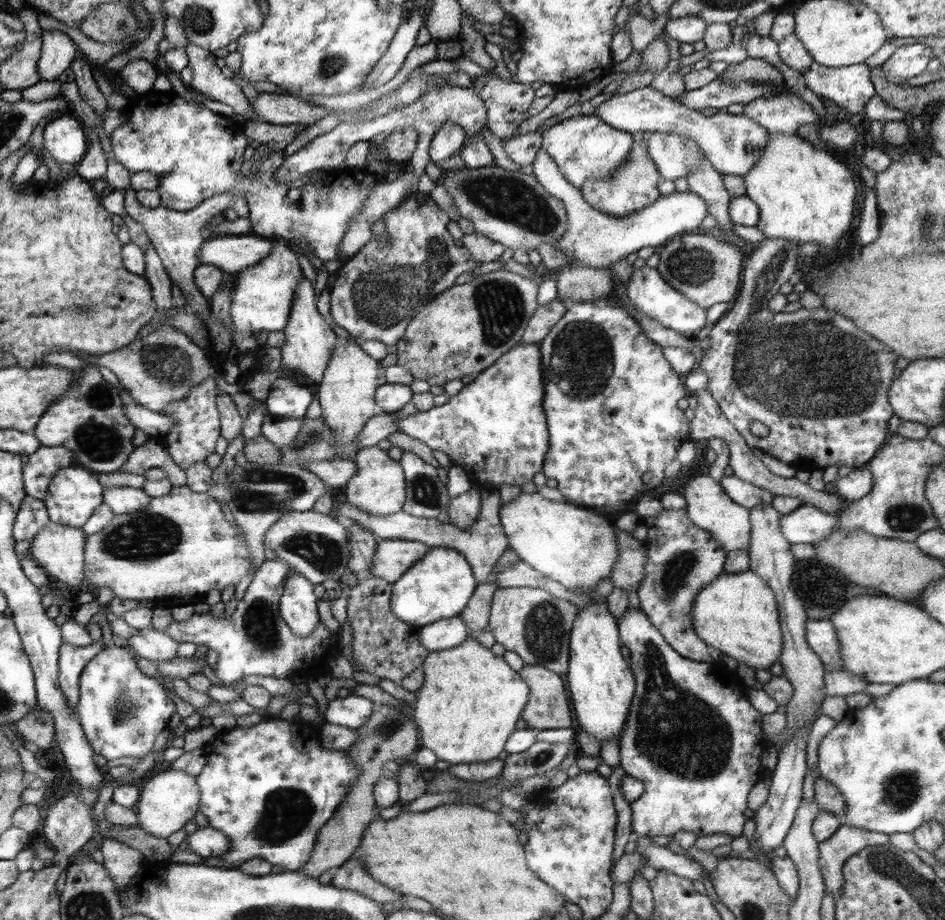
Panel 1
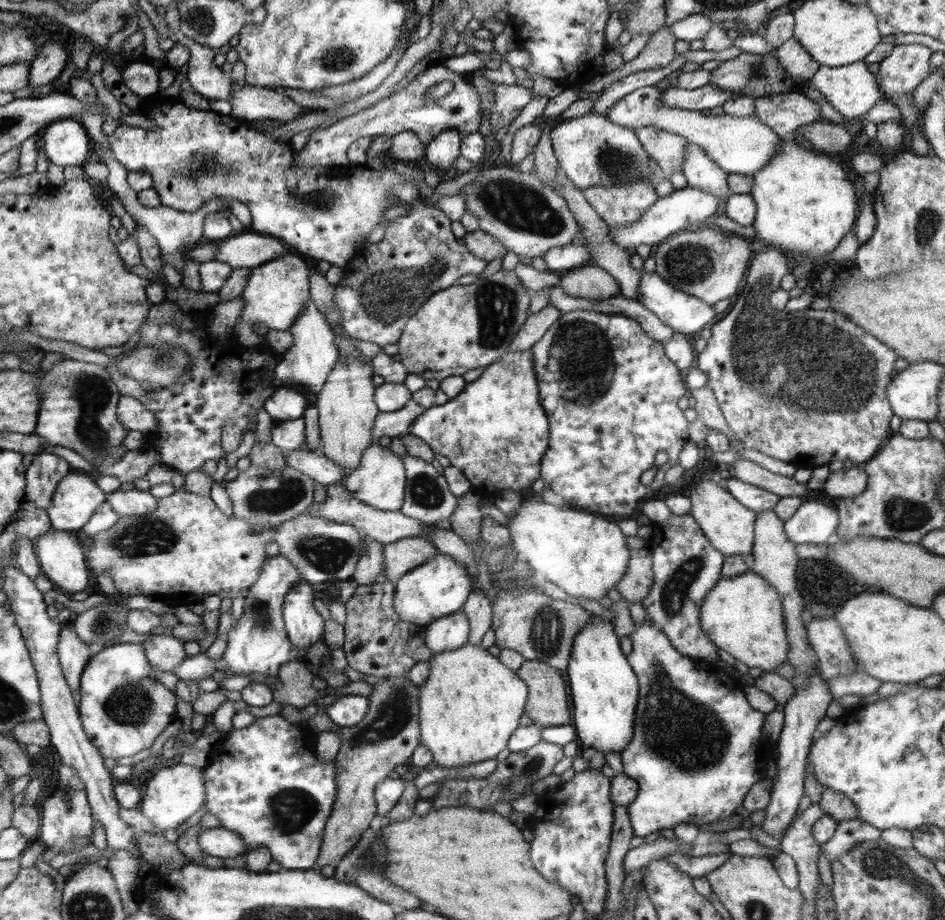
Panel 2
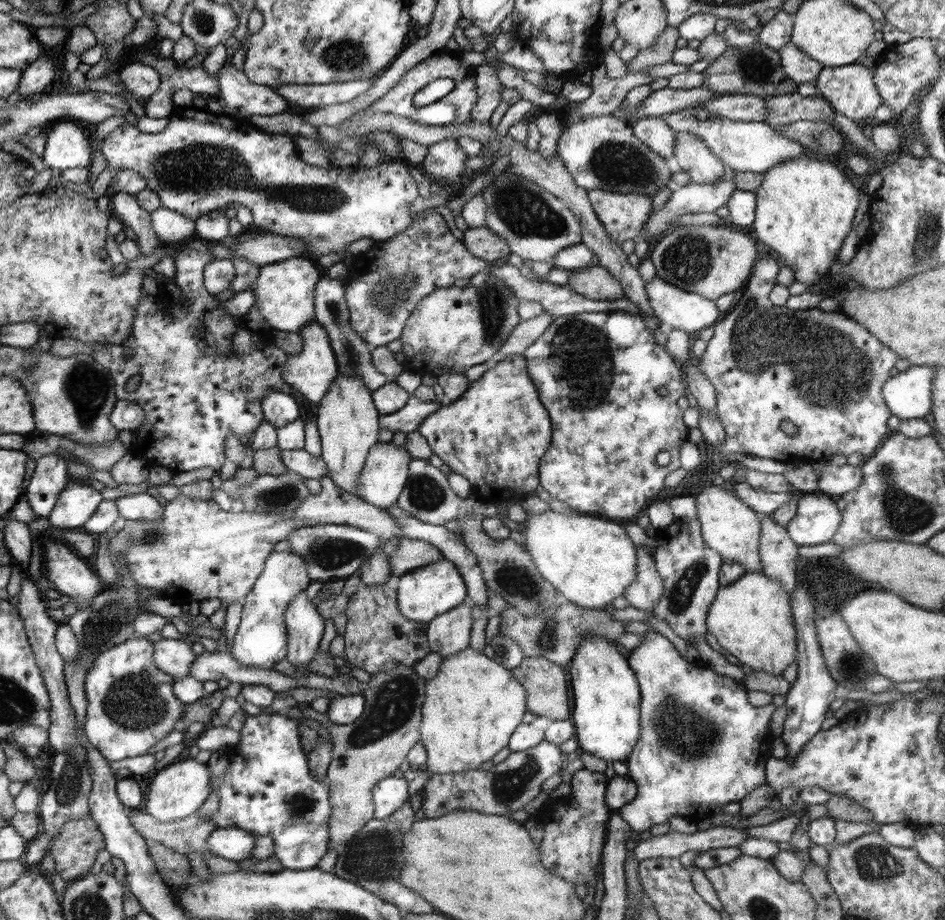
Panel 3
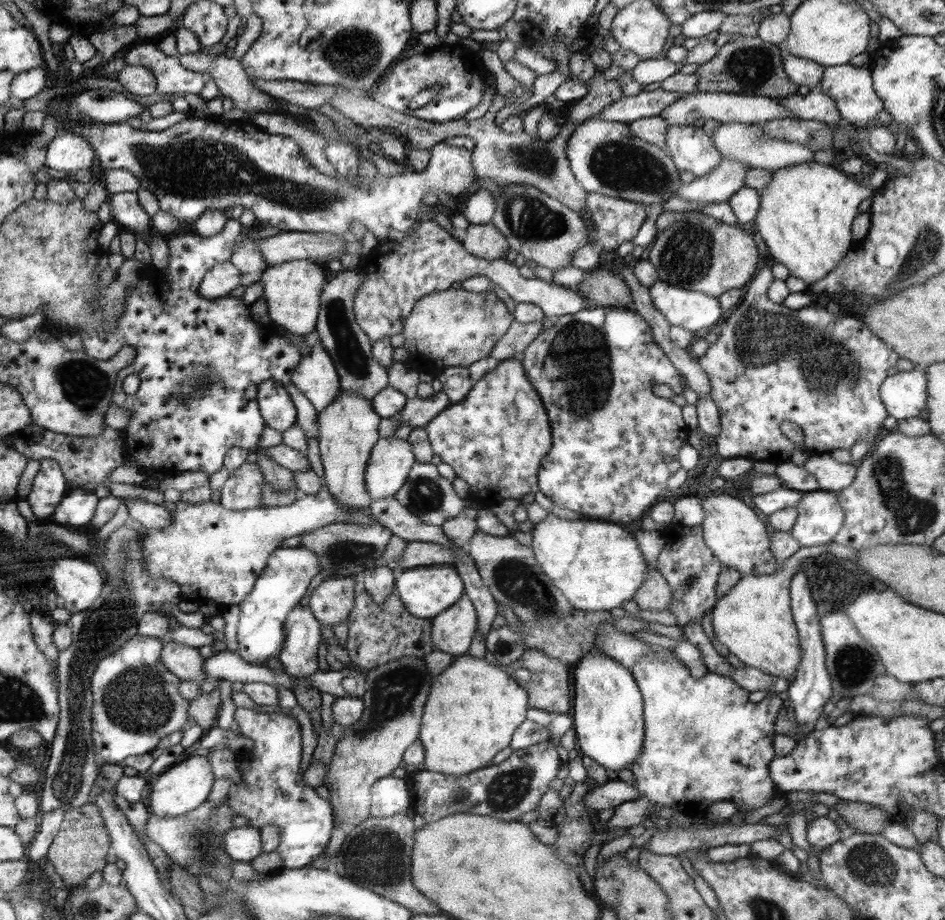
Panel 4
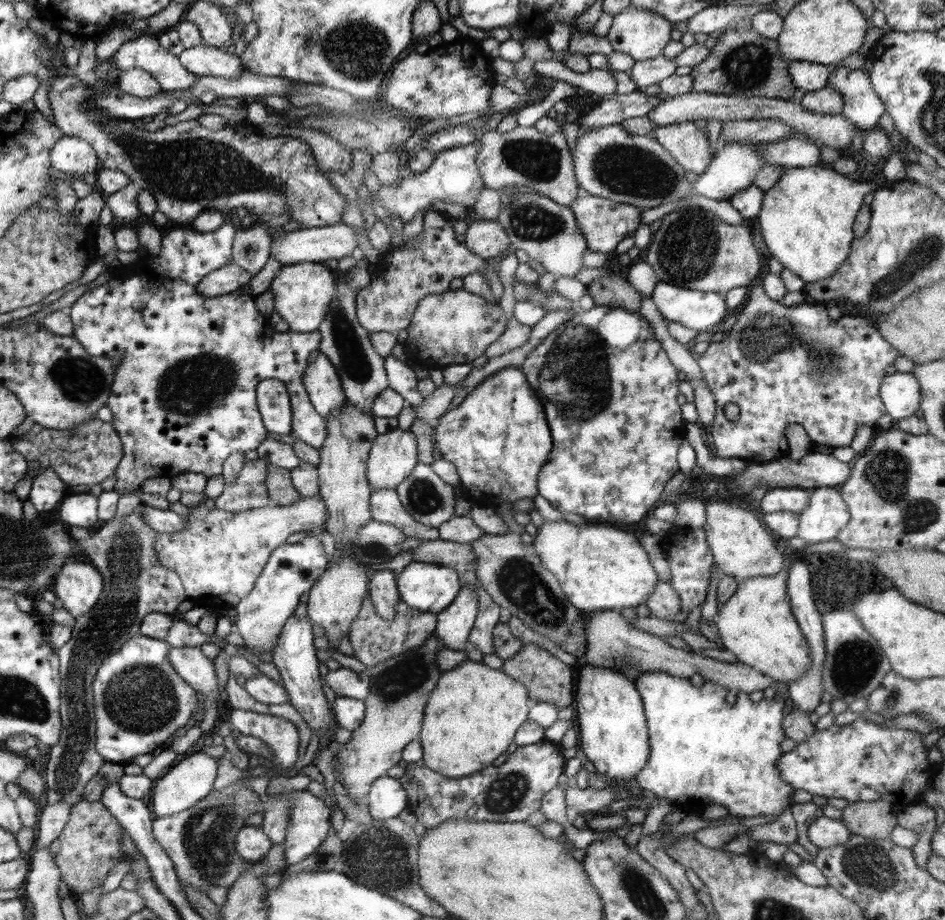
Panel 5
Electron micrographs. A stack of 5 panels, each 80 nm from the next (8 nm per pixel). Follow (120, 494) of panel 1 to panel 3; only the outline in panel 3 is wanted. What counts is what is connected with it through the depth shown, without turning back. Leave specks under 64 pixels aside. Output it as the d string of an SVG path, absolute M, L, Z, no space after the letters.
M147 493L128 494L115 500L119 514L126 520L161 520L164 507Z

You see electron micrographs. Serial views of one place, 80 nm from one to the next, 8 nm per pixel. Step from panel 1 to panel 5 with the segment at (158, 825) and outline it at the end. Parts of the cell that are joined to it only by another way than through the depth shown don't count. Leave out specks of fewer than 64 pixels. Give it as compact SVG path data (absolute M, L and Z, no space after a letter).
M190 751L179 758L169 769L155 779L152 788L152 808L154 816L170 816L186 811L210 795L214 791L217 760L204 751Z

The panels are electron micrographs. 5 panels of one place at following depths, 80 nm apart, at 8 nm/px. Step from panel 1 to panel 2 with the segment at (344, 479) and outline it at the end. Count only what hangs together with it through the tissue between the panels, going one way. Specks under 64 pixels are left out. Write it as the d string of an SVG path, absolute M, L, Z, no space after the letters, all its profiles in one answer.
M304 449L291 450L286 453L286 465L309 476L316 483L334 484L343 477L343 468L330 461L326 456Z

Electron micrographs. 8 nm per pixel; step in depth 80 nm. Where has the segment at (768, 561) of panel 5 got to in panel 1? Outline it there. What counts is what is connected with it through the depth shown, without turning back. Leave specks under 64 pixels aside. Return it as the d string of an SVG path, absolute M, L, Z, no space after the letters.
M710 475L695 476L690 484L684 488L686 499L686 512L690 520L700 528L713 534L719 540L722 550L745 550L750 544L751 524L749 522L749 509L741 504L736 504L721 487L719 481L714 480Z

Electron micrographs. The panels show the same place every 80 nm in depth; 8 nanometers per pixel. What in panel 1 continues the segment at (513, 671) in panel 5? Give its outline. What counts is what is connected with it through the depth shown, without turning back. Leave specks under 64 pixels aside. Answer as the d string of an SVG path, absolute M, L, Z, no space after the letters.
M525 664L517 673L529 687L529 702L522 713L522 720L526 720L530 730L562 730L571 728L572 710L570 710L570 700L566 694L564 680L556 672L548 668L538 666L538 664Z

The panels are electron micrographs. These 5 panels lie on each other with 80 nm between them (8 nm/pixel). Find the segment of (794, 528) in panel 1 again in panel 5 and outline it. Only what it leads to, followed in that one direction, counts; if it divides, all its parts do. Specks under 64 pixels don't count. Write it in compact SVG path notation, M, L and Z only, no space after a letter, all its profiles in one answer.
M817 487L810 491L810 502L798 515L797 536L810 545L836 539L851 517L846 501L837 487Z

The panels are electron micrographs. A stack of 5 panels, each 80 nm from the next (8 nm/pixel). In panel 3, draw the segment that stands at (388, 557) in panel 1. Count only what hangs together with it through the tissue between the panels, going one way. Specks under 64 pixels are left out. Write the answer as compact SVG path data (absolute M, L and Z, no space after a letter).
M400 538L396 553L389 555L389 563L393 574L401 577L407 572L413 571L429 564L434 564L443 559L442 552L433 544L423 540Z

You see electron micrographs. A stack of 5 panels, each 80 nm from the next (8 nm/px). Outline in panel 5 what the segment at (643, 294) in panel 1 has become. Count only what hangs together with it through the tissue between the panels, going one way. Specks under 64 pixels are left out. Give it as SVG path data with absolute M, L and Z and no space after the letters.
M658 281L650 297L664 319L678 322L697 333L713 332L714 326L725 321L730 314L726 308L724 295L719 292L702 292L698 289L680 288L678 285Z

